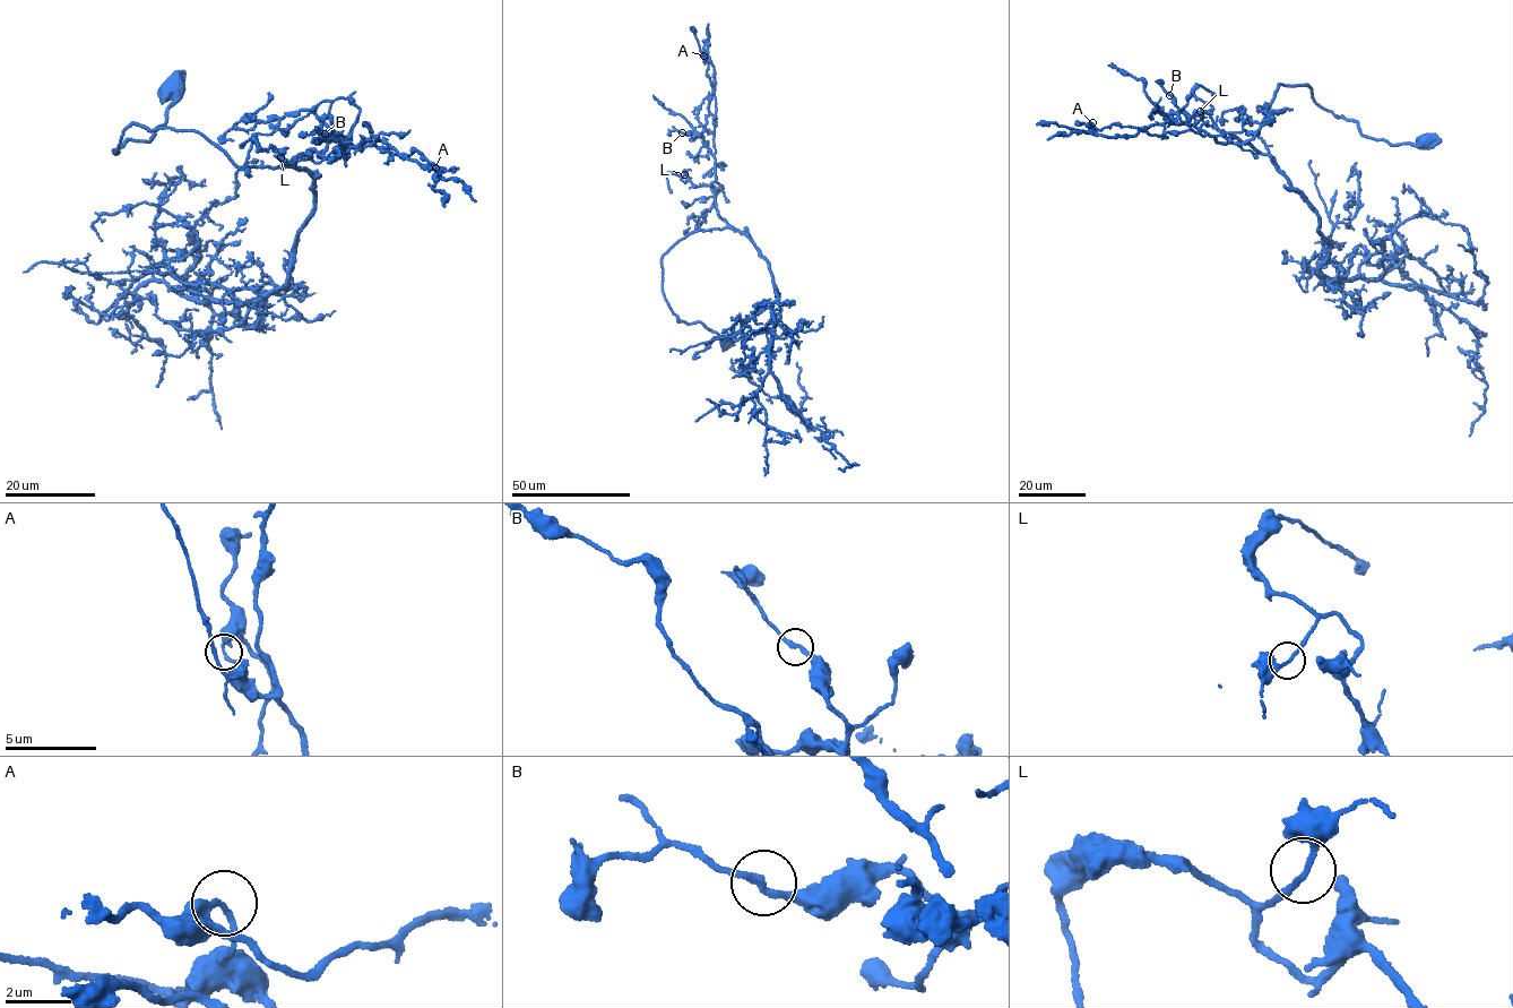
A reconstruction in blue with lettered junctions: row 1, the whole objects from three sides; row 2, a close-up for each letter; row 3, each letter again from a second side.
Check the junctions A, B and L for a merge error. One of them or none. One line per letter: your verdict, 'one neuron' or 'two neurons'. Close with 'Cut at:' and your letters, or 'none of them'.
A: two neurons
B: one neuron
L: one neuron
Cut at: A

